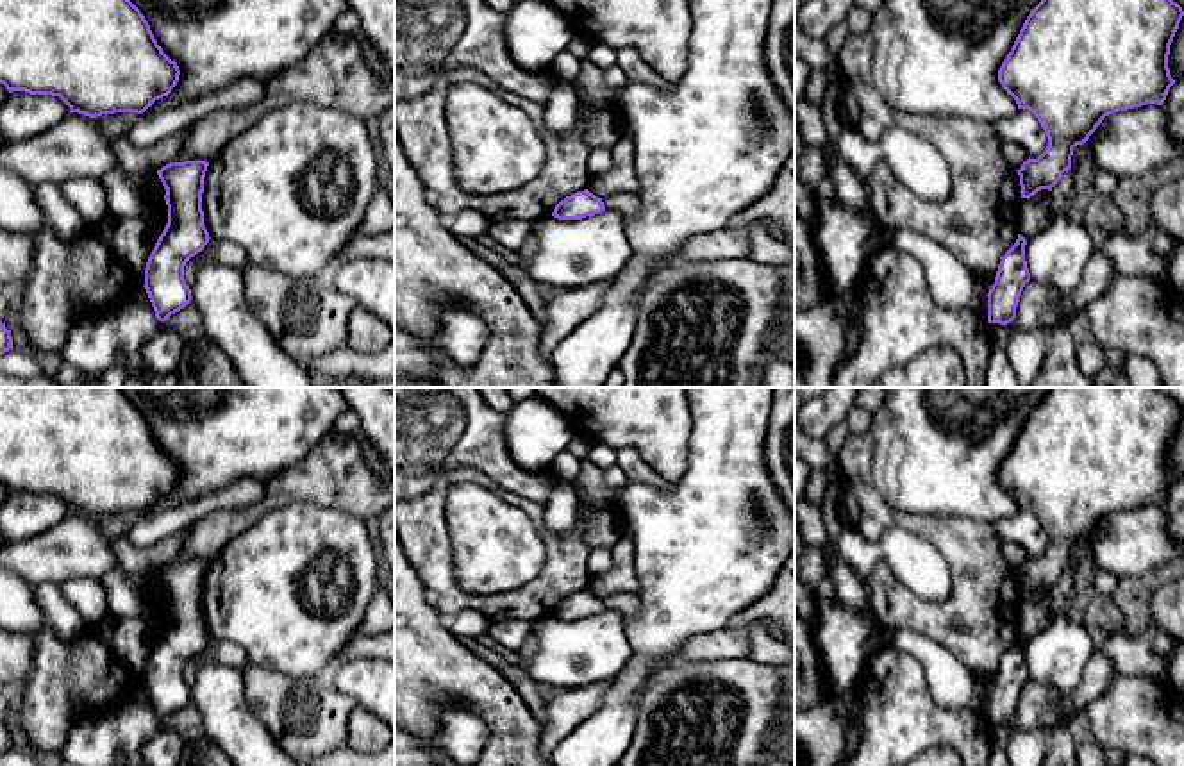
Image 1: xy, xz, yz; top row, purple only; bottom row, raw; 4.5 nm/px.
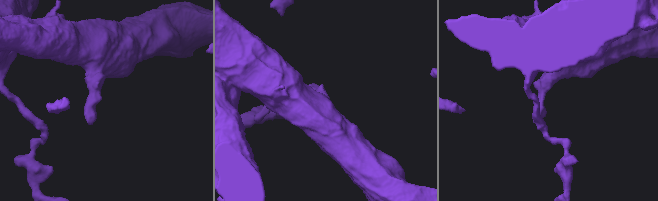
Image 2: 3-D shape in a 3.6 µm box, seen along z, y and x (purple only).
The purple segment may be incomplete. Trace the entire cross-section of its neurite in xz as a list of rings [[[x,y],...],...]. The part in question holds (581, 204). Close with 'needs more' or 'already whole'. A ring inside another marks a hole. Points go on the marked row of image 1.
[[[588,189],[577,191],[571,196],[561,200],[552,216],[557,220],[582,220],[605,211],[602,198],[595,196]]]; already whole

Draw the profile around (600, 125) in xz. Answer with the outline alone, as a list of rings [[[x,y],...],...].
[[[579,105],[579,121],[584,123],[584,143],[593,148],[613,148],[621,137],[621,123],[613,109]]]

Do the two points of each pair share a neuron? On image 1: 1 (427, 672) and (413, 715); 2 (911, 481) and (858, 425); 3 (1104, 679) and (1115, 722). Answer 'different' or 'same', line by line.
1: same
2: different
3: different

